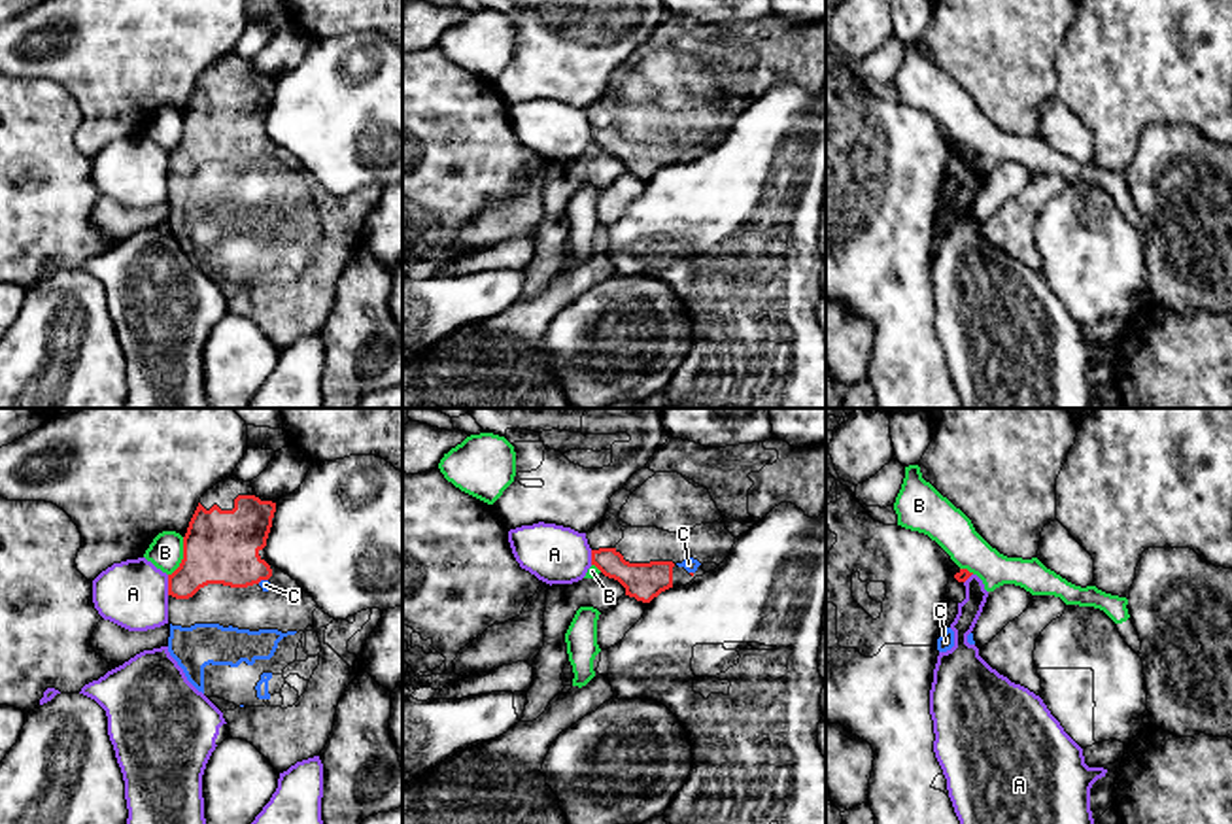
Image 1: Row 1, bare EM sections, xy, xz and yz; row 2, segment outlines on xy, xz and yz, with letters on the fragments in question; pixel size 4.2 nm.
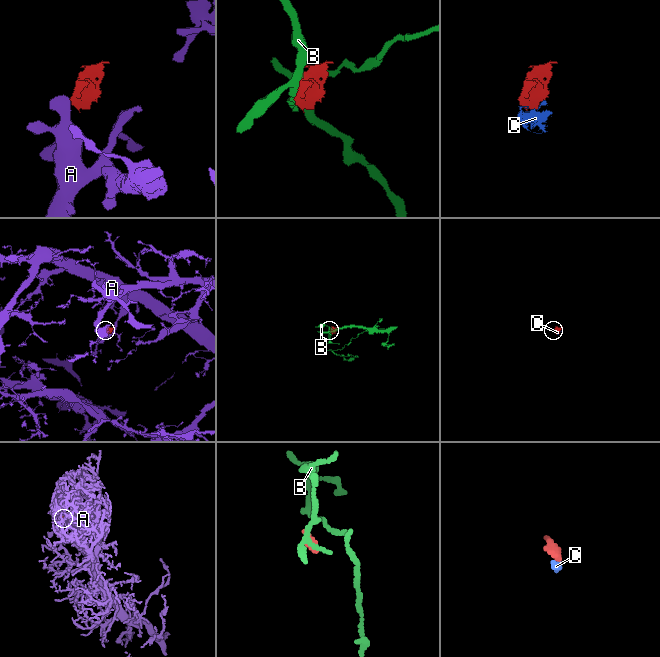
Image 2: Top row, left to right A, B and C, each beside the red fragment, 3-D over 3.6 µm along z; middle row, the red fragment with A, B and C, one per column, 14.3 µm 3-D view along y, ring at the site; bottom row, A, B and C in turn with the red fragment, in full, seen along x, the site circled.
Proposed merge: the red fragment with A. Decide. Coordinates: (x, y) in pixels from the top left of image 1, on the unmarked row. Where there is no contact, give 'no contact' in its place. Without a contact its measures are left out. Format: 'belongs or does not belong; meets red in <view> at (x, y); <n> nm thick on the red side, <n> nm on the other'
does not belong; meets red in xy at (169, 161); 280 nm thick on the red side, 300 nm on the other

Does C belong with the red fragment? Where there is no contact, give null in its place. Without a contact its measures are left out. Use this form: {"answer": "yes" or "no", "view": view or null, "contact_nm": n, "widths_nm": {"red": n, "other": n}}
{"answer": "yes", "view": "xy", "contact_nm": 50, "widths_nm": {"red": 320, "other": 50}}

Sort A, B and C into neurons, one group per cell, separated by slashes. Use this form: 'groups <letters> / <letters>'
groups A / B / C

